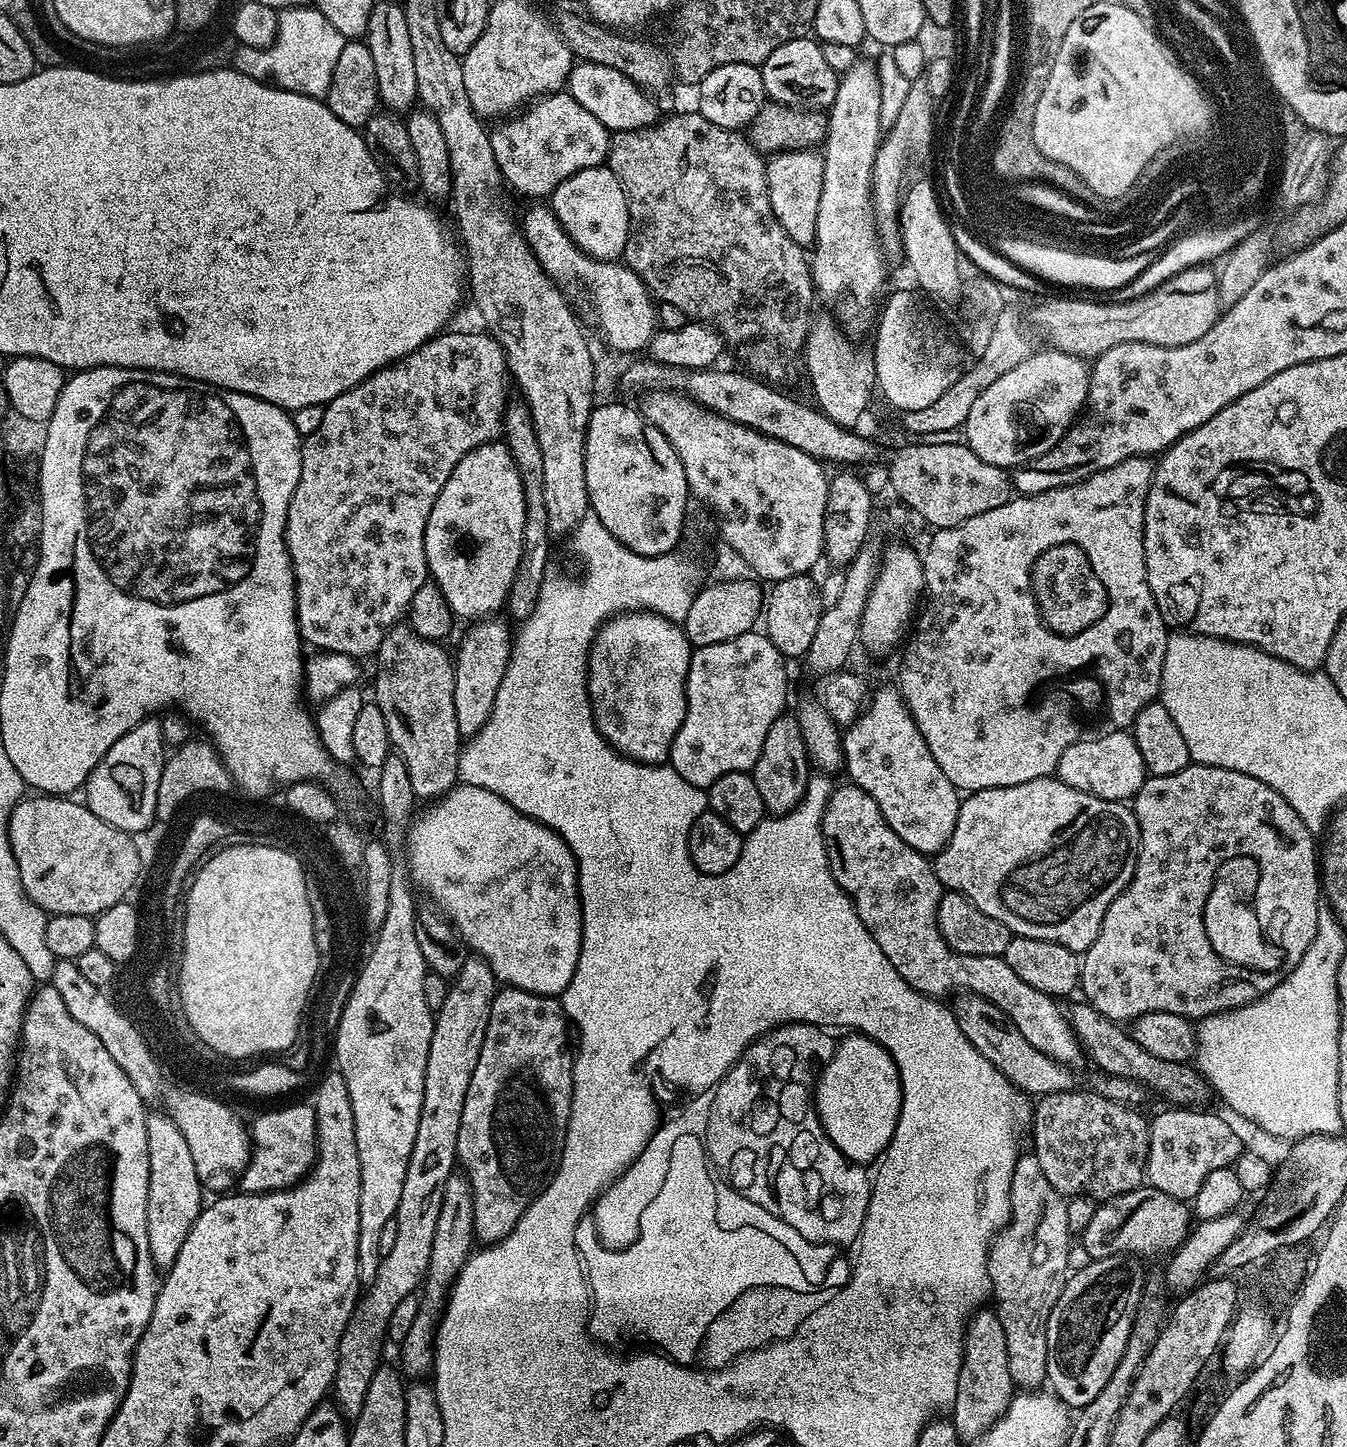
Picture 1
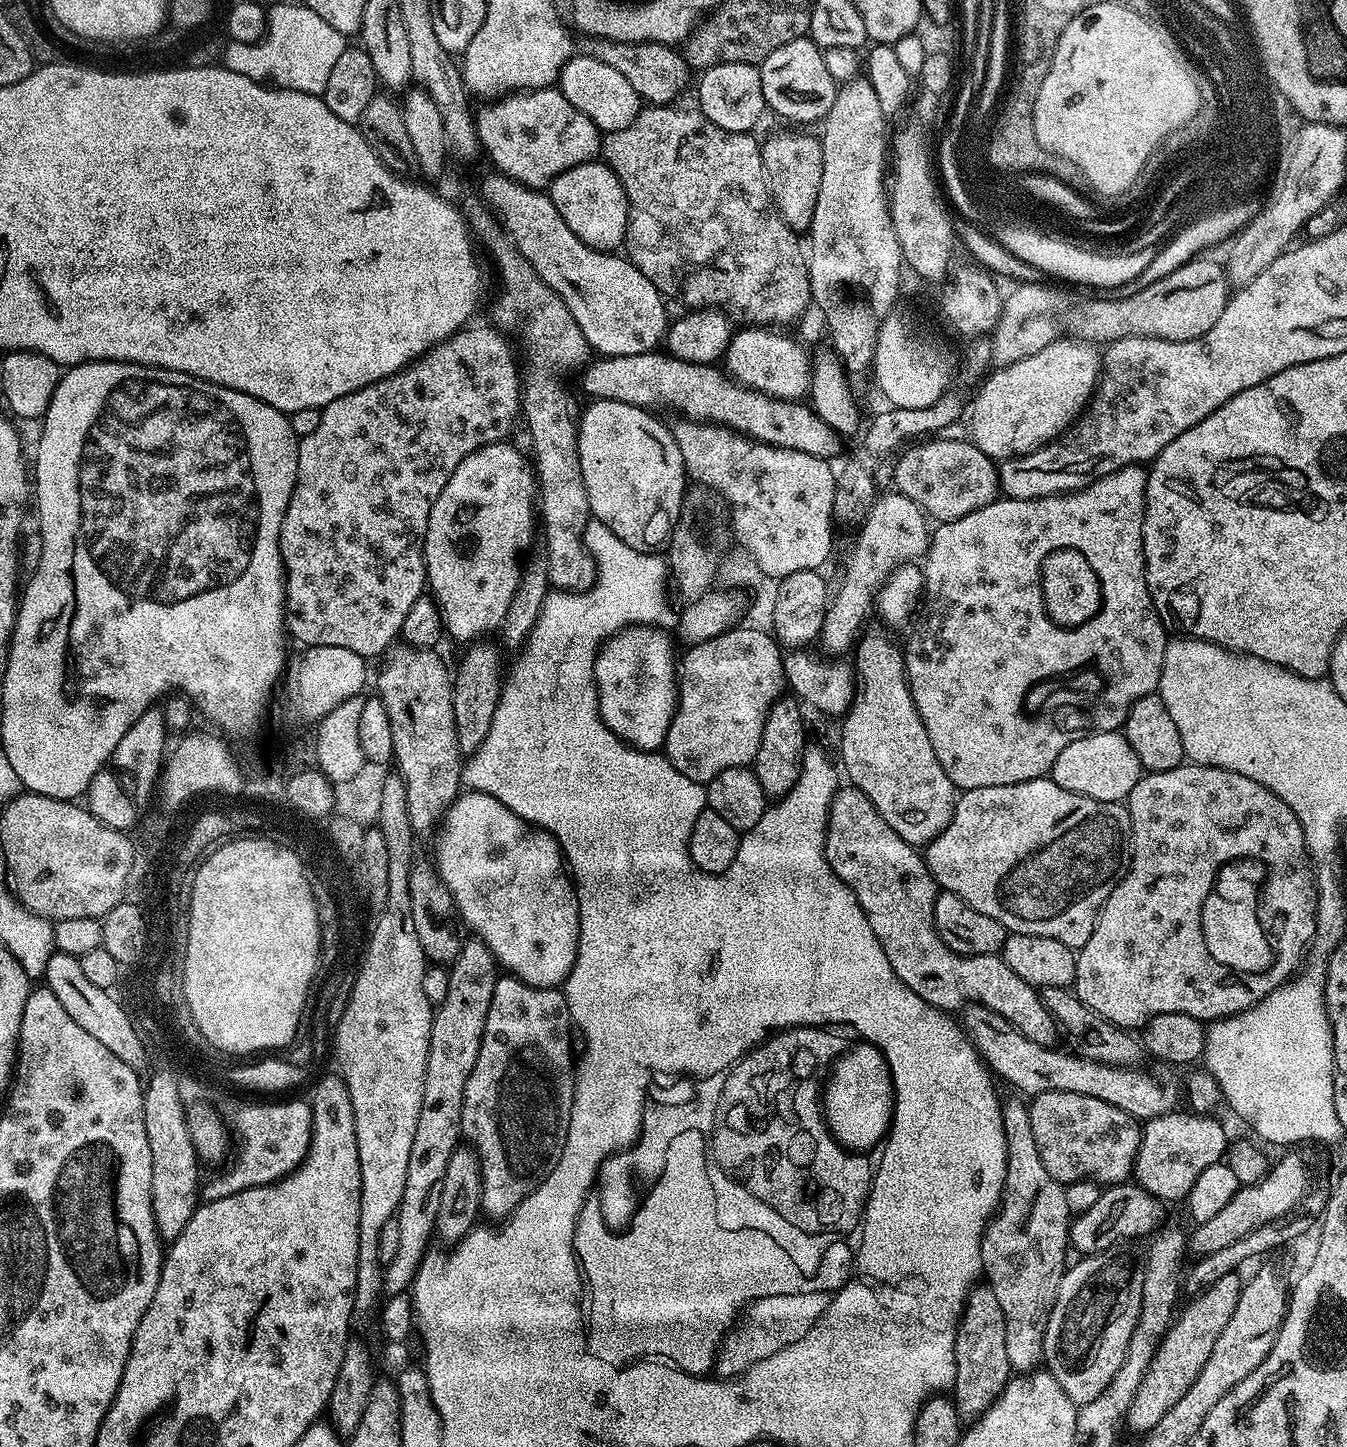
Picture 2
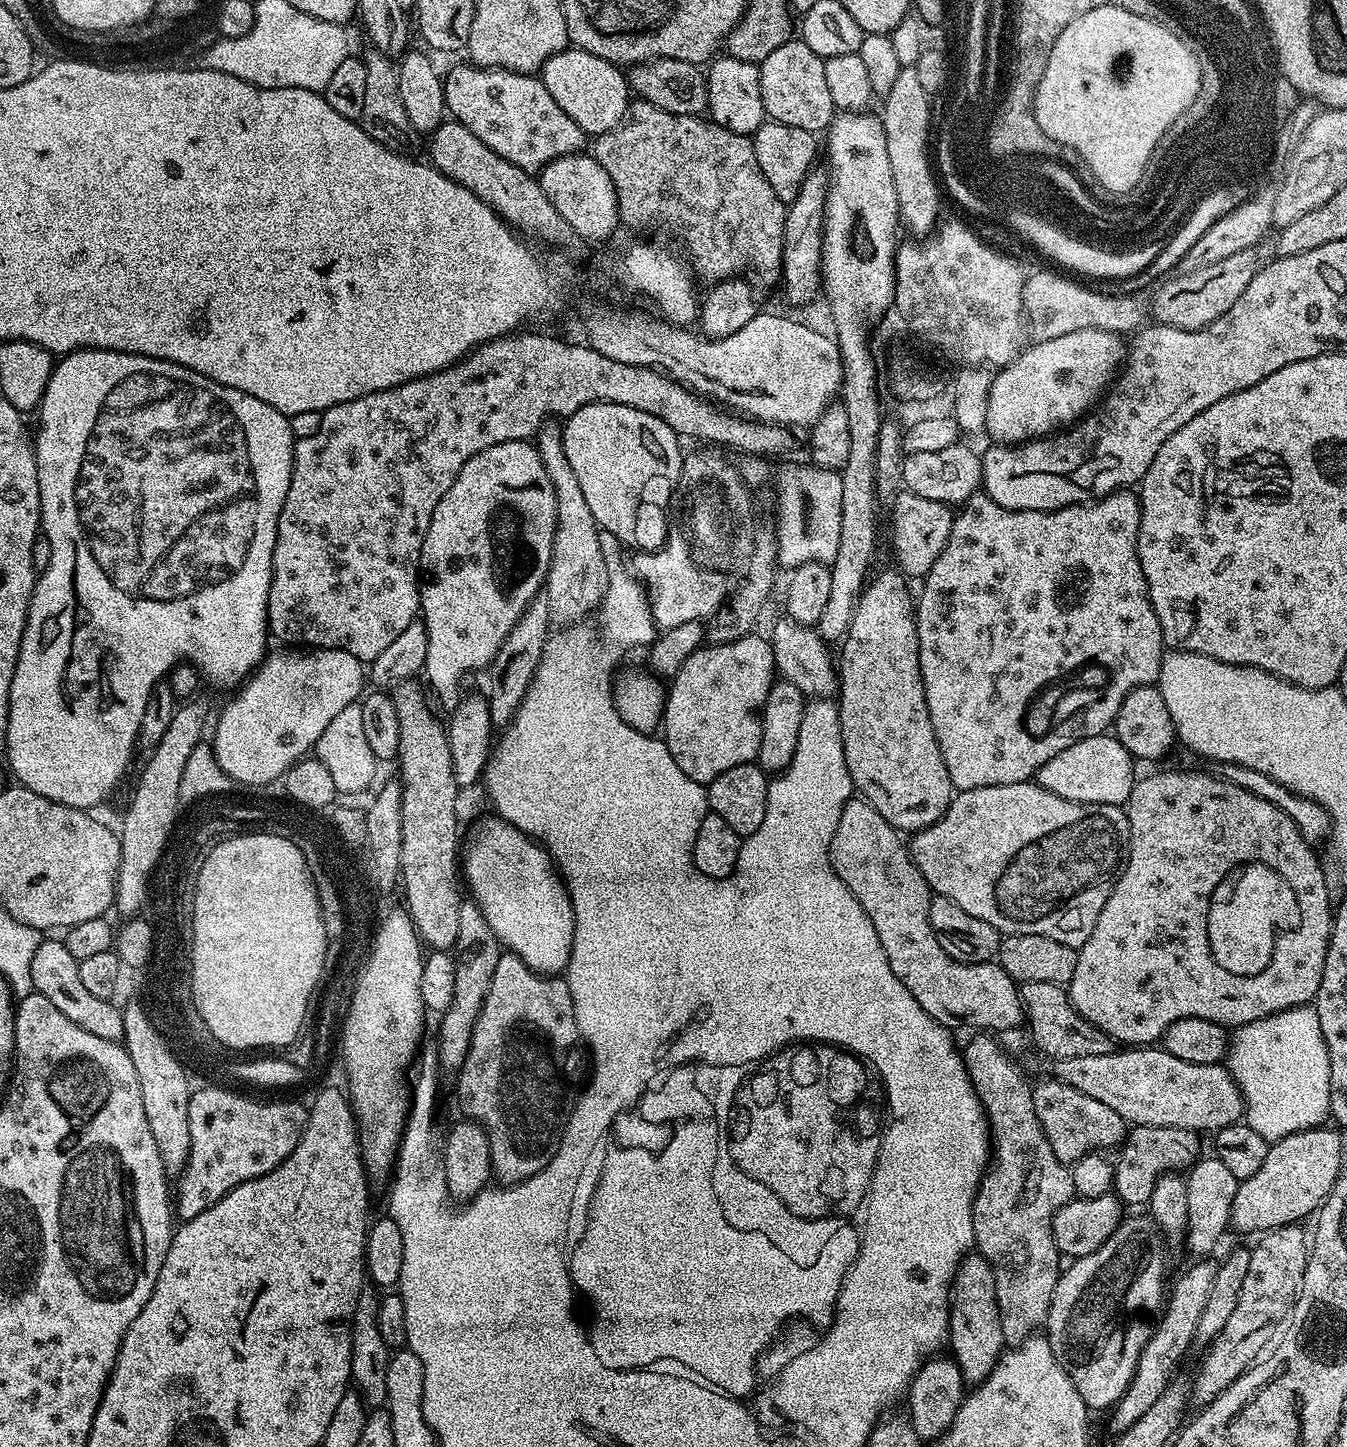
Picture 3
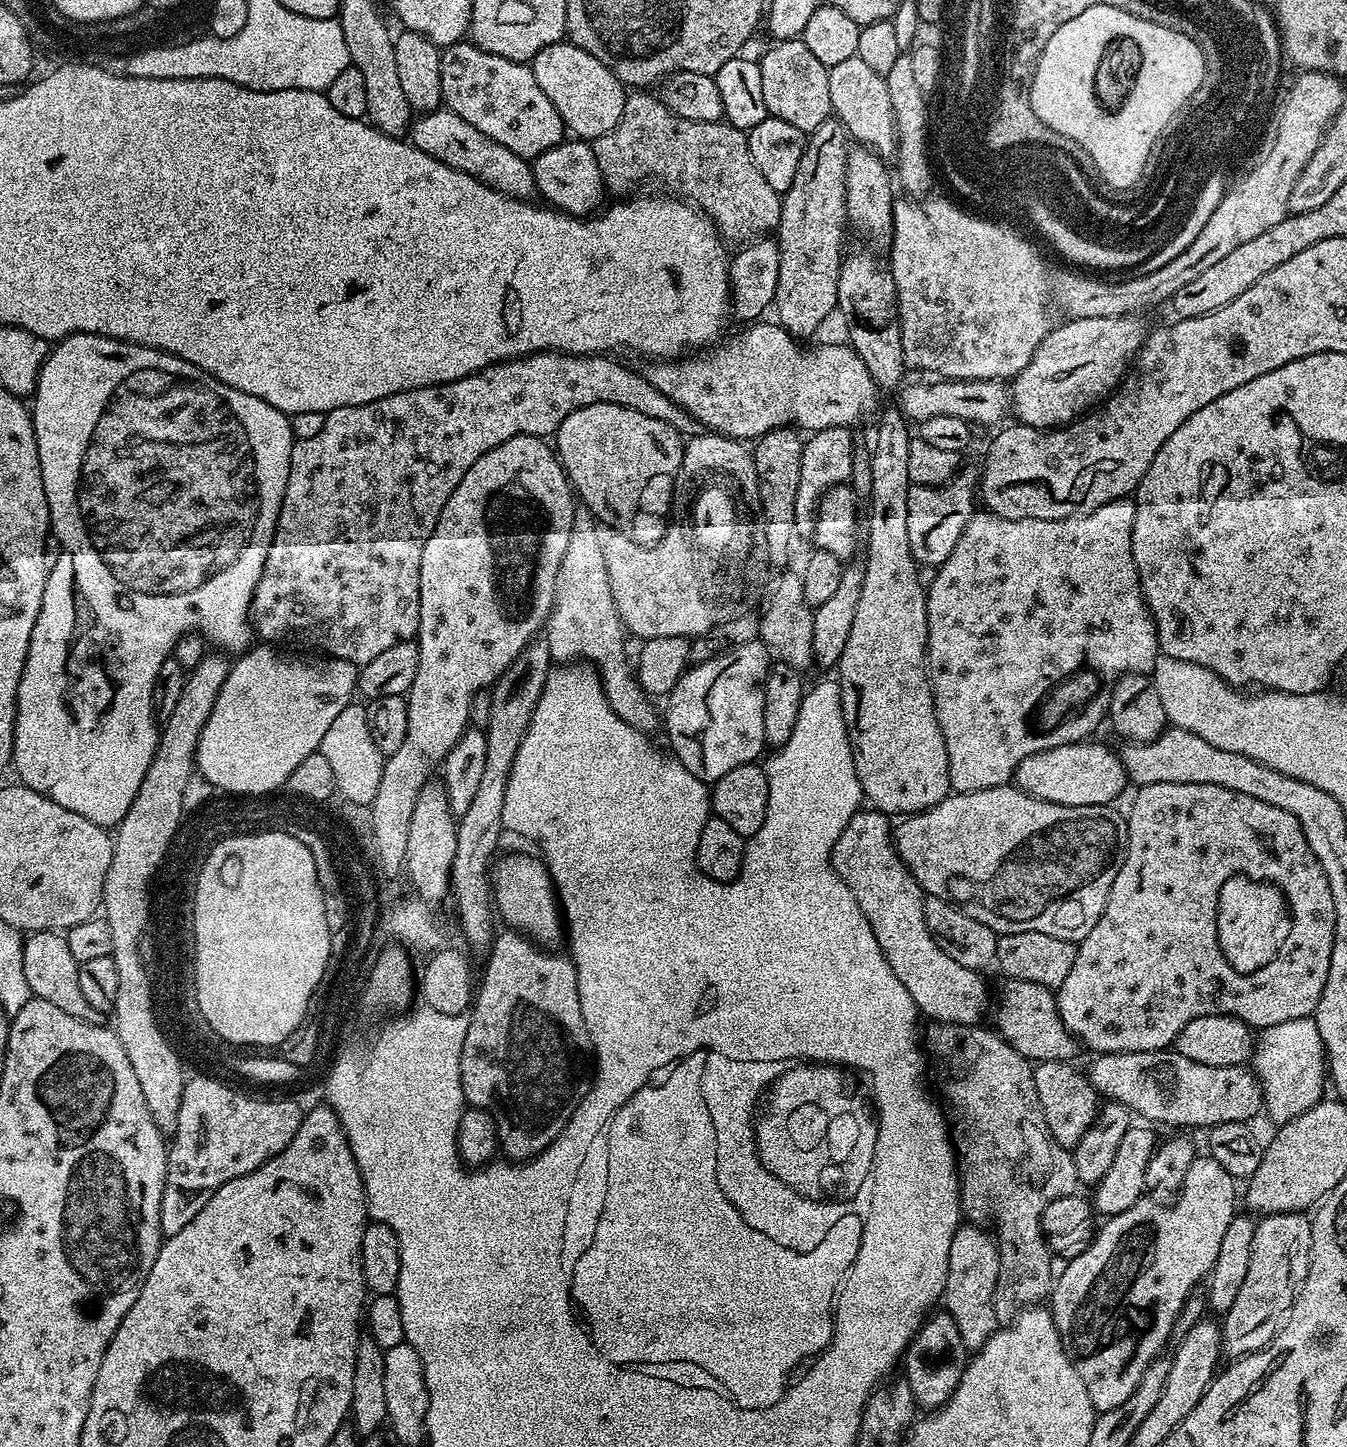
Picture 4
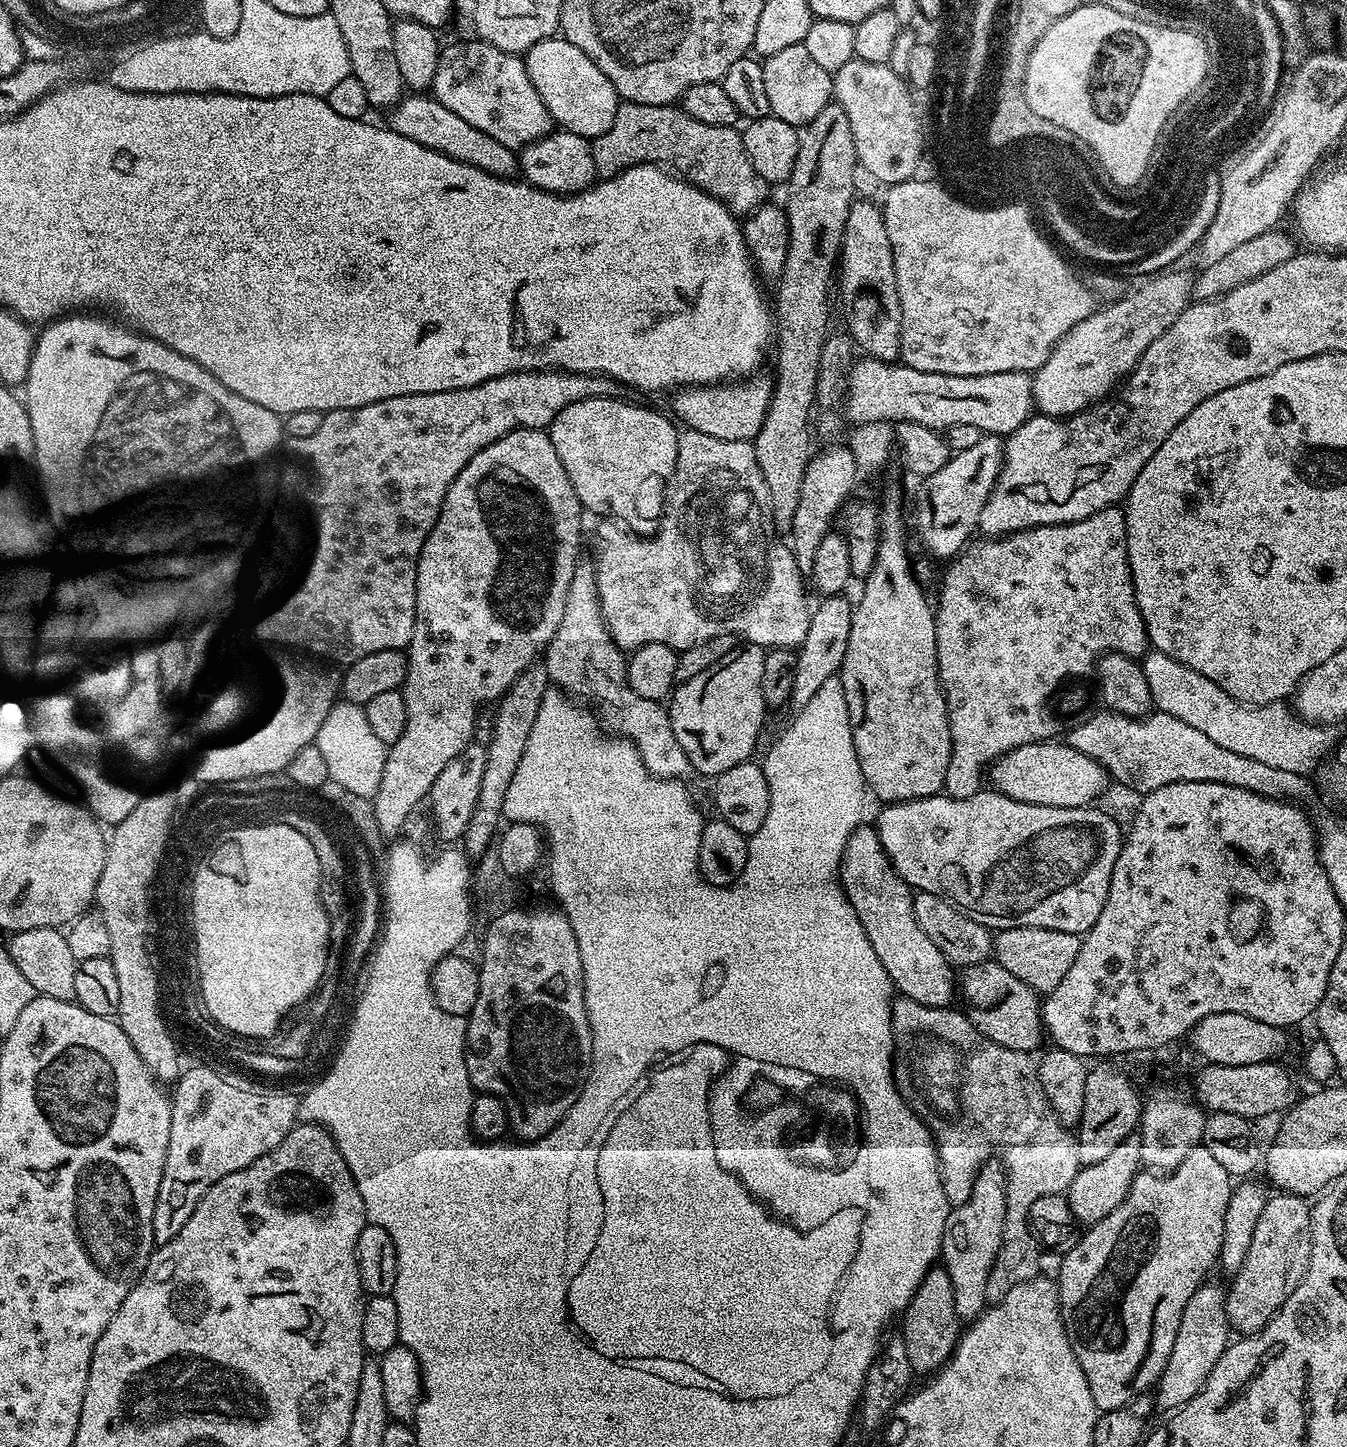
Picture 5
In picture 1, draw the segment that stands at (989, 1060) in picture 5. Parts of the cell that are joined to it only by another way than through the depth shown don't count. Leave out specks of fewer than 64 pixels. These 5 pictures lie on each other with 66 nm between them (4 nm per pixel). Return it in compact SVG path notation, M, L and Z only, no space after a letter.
M1022 1154L1016 1159L1014 1178L1010 1182L1010 1218L988 1248L988 1279L990 1292L996 1296L994 1311L1006 1330L1006 1354L1010 1358L1010 1378L1020 1390L1036 1390L1045 1383L1048 1375L1048 1351L1046 1350L1046 1326L1058 1298L1066 1286L1070 1275L1066 1266L1069 1245L1073 1243L1073 1233L1067 1224L1068 1200L1050 1186L1042 1166L1038 1166L1035 1154Z

